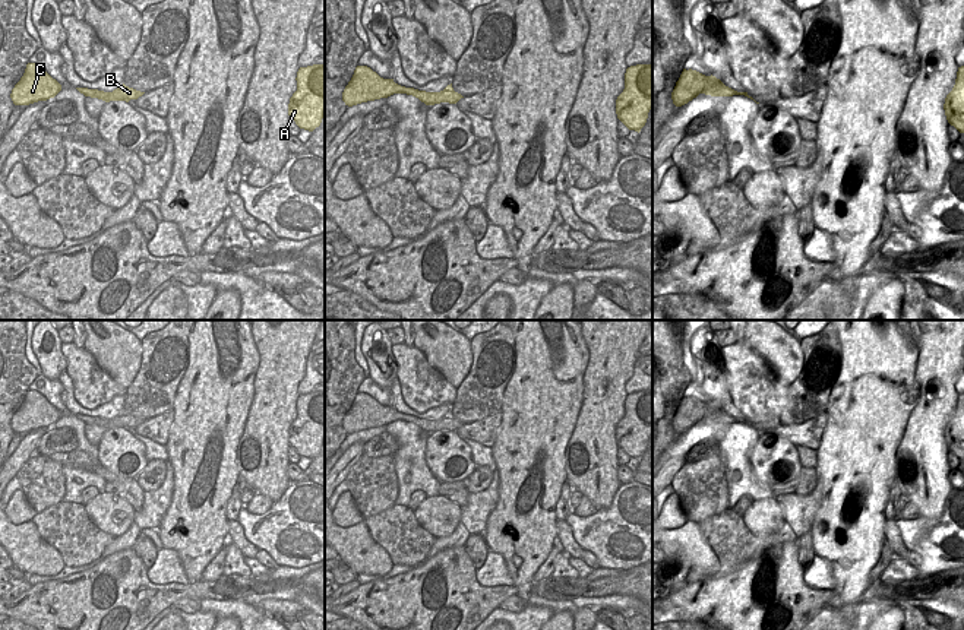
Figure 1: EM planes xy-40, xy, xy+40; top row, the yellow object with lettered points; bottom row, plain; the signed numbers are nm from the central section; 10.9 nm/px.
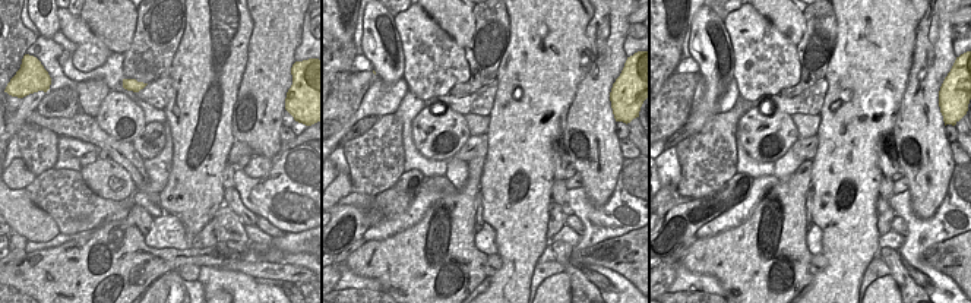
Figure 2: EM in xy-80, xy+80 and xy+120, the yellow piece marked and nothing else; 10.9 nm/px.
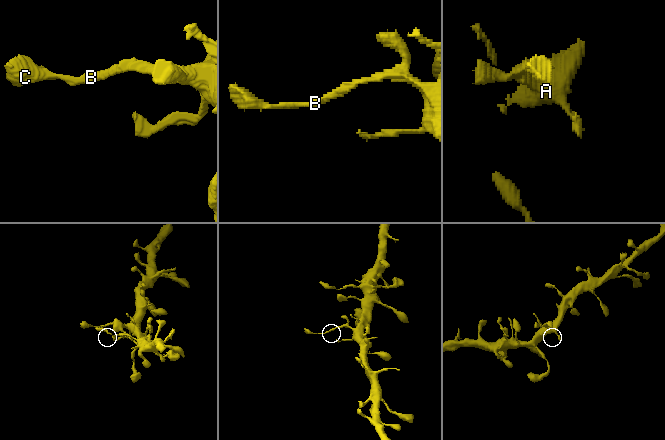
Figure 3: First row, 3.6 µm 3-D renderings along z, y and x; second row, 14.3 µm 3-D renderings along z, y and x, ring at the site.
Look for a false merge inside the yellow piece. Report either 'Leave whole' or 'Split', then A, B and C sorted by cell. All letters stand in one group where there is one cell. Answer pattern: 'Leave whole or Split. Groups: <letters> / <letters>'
Leave whole. Groups: A B C

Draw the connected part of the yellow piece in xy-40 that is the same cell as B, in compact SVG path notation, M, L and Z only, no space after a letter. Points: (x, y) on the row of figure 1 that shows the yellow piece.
M124 83L120 85L117 89L114 89L113 92L104 92L104 91L88 89L88 88L76 88L76 89L80 94L83 94L85 96L98 98L98 99L102 99L105 102L110 102L110 101L129 102L130 99L138 99L139 96L142 96L145 94L145 92L136 91L133 88L129 88Z

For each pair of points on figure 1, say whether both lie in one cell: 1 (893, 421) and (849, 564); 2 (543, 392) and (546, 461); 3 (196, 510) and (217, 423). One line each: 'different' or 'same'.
1: same
2: same
3: same

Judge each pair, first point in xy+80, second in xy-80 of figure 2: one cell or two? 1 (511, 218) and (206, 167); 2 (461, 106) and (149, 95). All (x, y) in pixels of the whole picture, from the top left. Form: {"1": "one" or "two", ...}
{"1": "one", "2": "one"}

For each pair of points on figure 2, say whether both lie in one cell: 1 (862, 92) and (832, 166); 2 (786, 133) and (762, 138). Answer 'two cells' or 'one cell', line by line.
1: one cell
2: one cell

